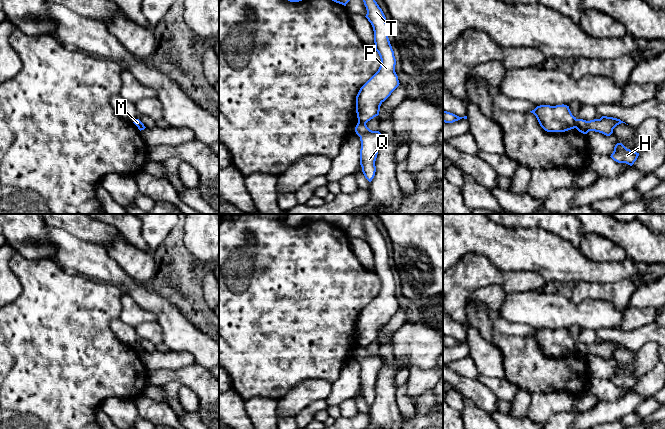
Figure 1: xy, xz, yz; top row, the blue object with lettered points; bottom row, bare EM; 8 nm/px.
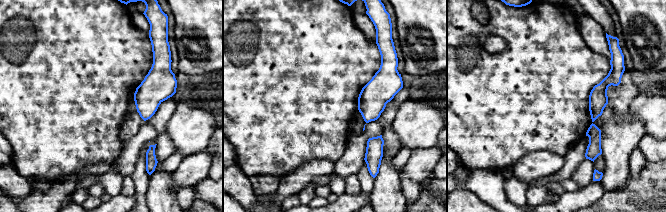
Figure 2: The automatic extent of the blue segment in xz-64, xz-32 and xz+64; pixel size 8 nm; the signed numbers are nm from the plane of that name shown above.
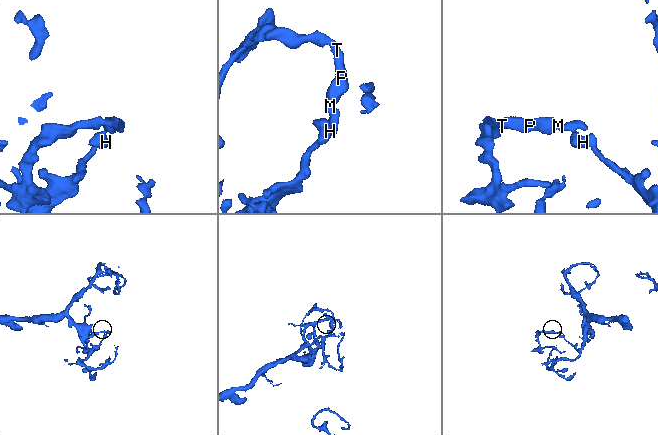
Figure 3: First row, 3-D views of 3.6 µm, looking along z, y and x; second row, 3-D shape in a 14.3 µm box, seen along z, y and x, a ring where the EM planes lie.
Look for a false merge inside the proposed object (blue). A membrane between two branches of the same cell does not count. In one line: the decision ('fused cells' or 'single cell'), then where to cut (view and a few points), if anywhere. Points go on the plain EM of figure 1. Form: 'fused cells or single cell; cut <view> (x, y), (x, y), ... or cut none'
fused cells; cut yz (575, 343), (576, 351)

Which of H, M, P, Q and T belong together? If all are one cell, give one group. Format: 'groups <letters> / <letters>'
groups H M Q / P T

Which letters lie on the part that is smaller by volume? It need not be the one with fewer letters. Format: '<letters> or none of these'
P, T

